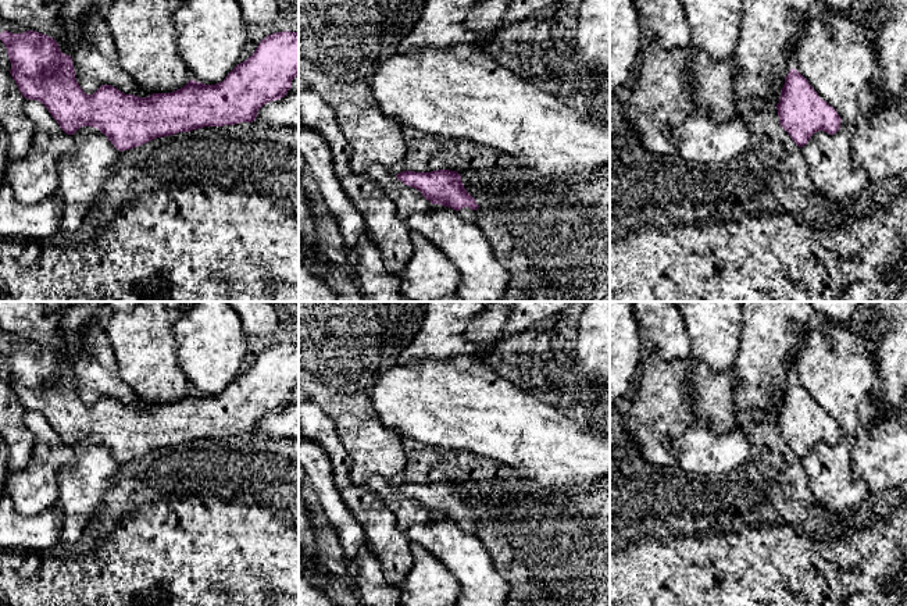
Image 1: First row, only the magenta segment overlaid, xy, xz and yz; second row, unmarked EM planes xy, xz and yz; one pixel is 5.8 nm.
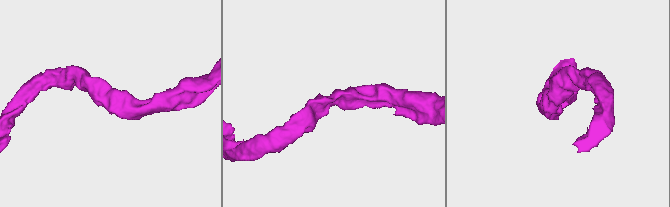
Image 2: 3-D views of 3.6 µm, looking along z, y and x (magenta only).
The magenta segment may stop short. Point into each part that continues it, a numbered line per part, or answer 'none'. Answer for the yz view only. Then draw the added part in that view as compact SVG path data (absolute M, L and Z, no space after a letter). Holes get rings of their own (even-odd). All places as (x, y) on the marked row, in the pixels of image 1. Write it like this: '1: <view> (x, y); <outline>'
none

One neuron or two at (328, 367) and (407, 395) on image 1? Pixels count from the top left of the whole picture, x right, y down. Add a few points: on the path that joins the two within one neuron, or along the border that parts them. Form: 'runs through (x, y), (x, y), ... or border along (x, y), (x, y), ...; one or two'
border along (396, 363), (371, 388), (378, 416); two

